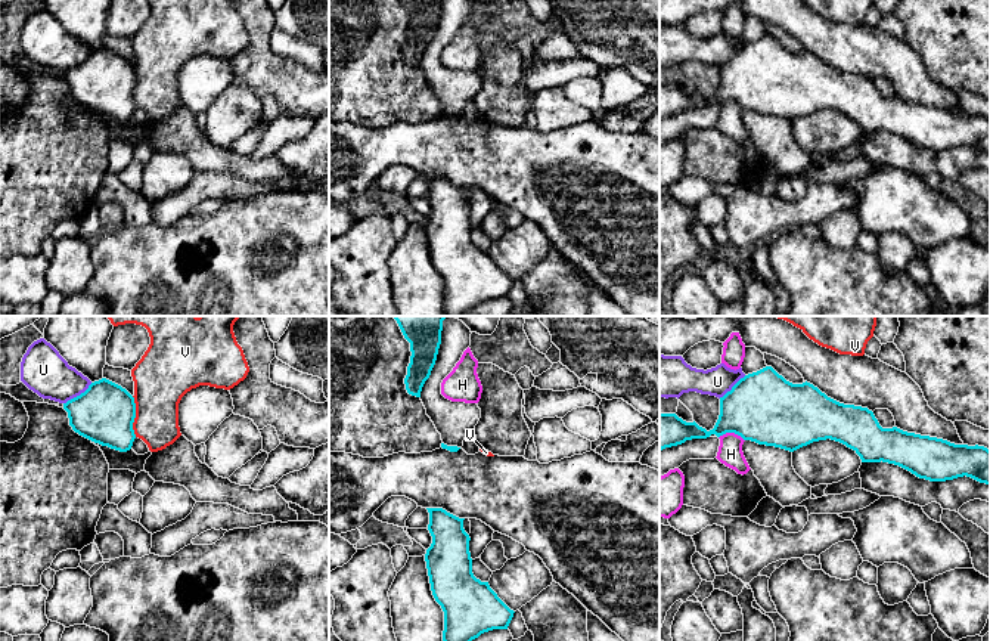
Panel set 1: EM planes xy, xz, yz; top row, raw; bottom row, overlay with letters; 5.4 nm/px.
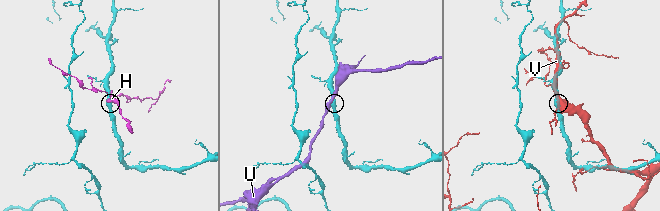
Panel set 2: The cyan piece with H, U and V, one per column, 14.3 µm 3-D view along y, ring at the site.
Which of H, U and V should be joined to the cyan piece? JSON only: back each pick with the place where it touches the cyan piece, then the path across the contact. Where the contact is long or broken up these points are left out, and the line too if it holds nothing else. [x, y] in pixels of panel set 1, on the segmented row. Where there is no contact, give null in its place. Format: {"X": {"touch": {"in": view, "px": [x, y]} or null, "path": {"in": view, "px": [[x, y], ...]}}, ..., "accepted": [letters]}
{"accepted": []}

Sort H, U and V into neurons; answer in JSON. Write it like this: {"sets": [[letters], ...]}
{"sets": [["H"], ["U"], ["V"]]}

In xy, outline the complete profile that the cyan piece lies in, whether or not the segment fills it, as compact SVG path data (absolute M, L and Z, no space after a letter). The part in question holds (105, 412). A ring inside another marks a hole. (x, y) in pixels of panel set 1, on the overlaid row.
M106 378L94 381L84 393L63 403L63 409L80 436L120 452L131 449L136 403L121 385Z

